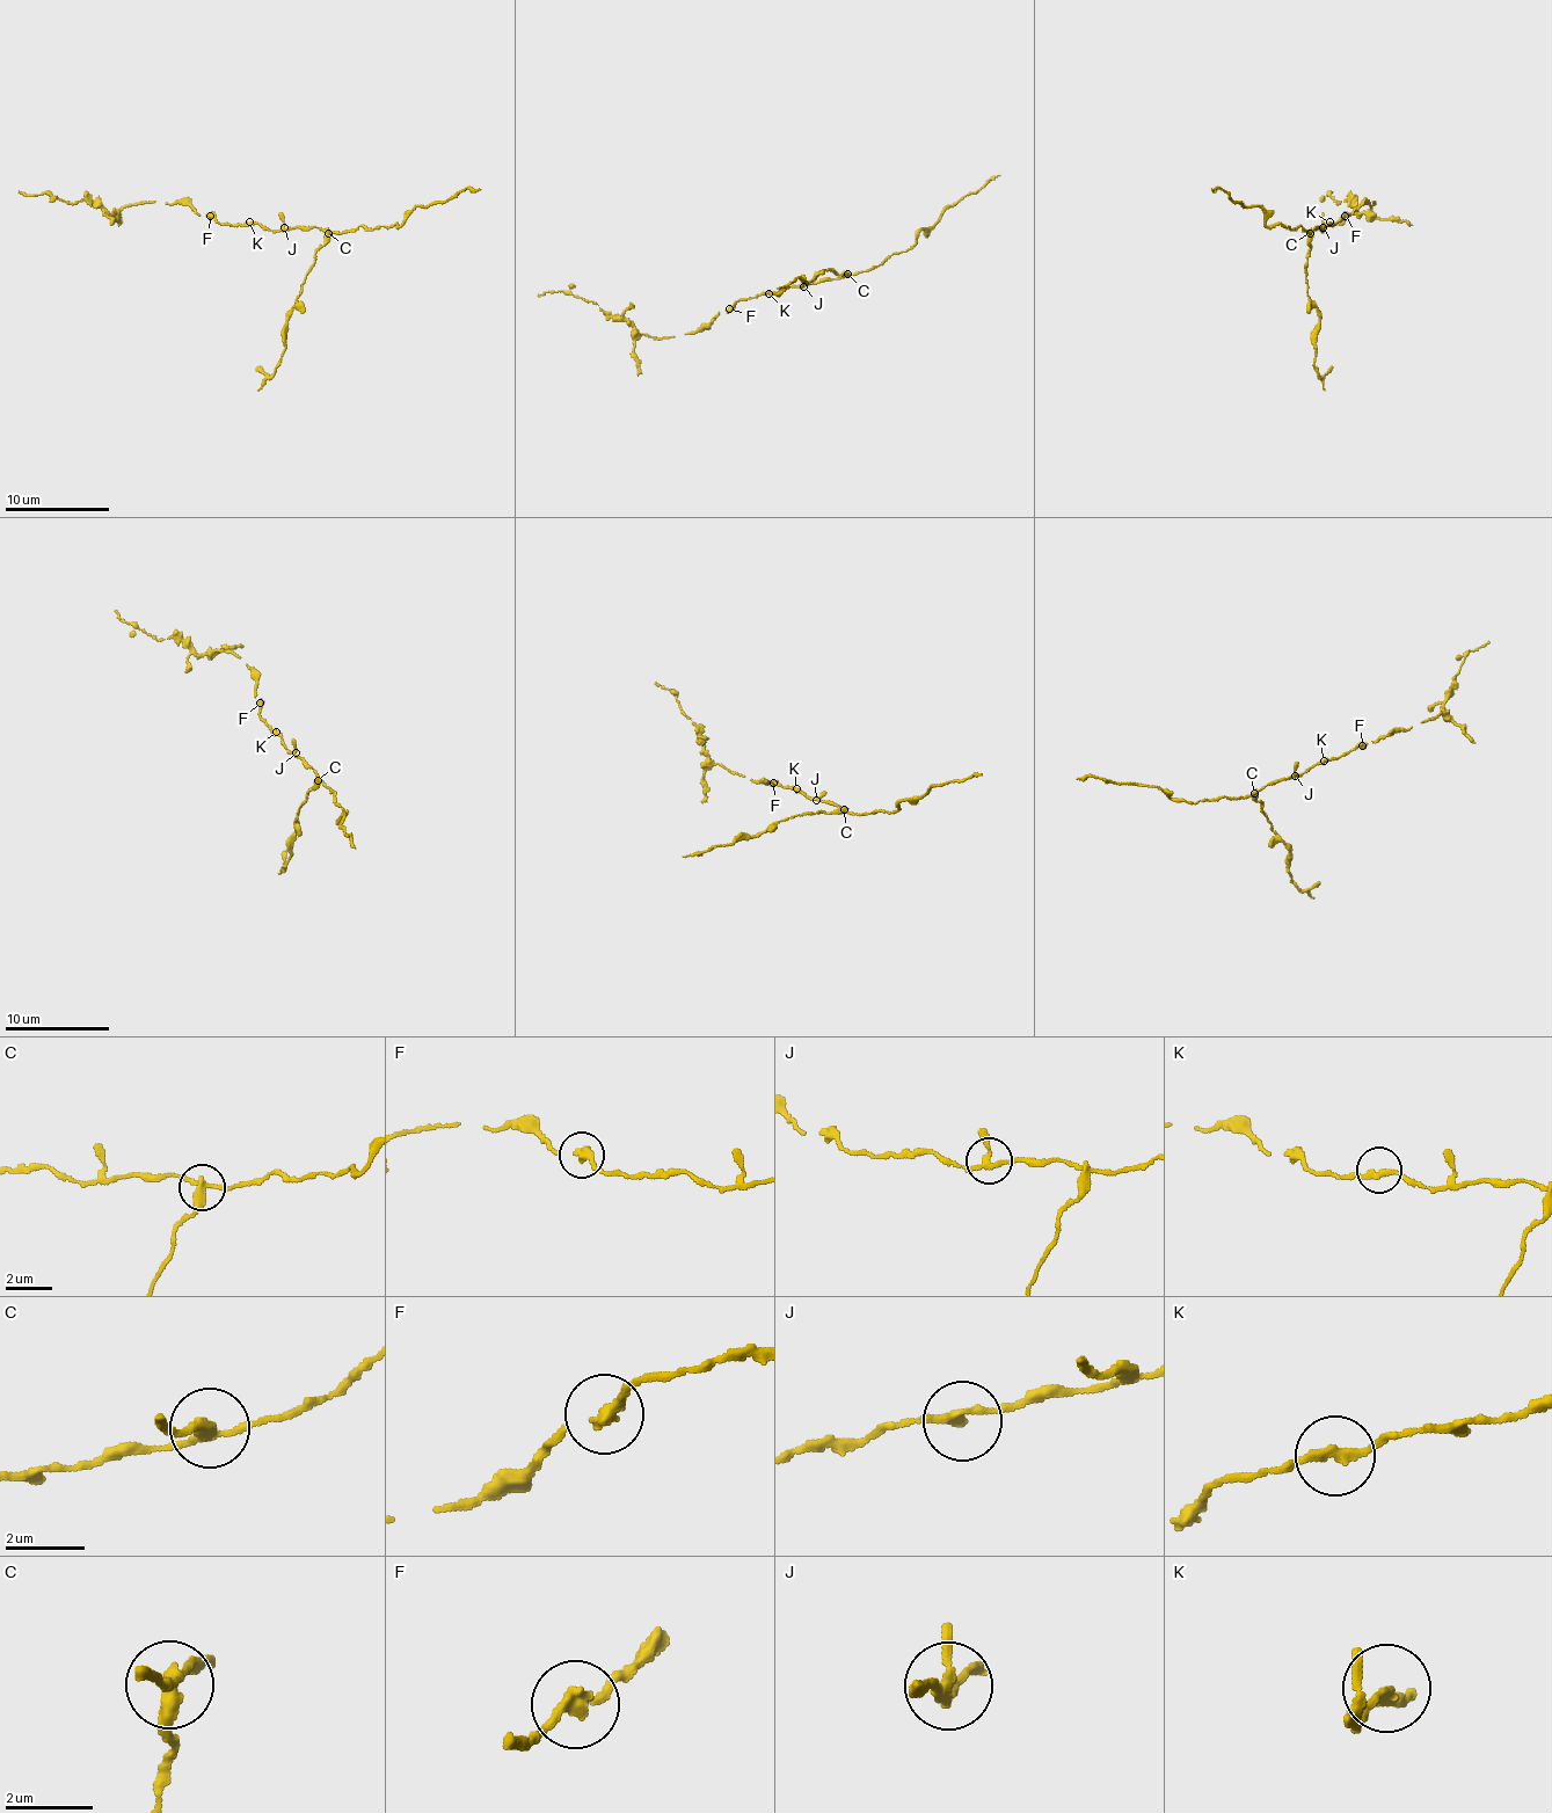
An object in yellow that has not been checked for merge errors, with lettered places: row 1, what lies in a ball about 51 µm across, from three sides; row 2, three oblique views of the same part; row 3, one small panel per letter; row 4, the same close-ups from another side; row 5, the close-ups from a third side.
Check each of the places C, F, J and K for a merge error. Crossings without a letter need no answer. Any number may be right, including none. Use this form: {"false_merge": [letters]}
{"false_merge": ["C"]}

